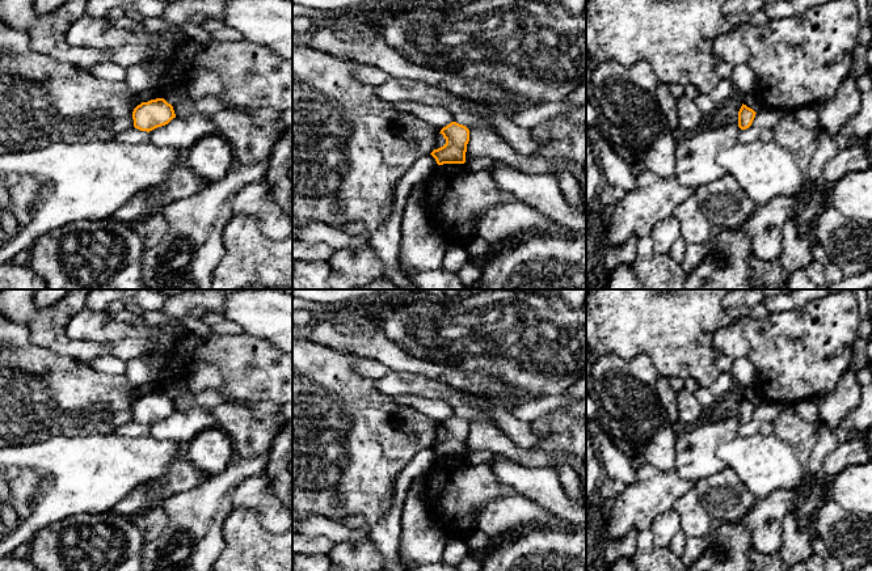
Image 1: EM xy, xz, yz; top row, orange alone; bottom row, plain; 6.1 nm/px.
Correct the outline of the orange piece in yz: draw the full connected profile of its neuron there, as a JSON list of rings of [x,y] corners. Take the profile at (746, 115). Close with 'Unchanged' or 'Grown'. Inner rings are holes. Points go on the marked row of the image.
[[[742,103],[740,111],[738,111],[738,127],[741,130],[746,130],[751,126],[754,118],[755,118],[755,111],[746,105]]]. Unchanged

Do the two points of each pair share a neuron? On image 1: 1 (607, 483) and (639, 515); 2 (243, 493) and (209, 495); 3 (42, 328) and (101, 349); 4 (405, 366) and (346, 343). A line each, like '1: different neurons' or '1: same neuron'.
1: different neurons
2: different neurons
3: same neuron
4: same neuron

